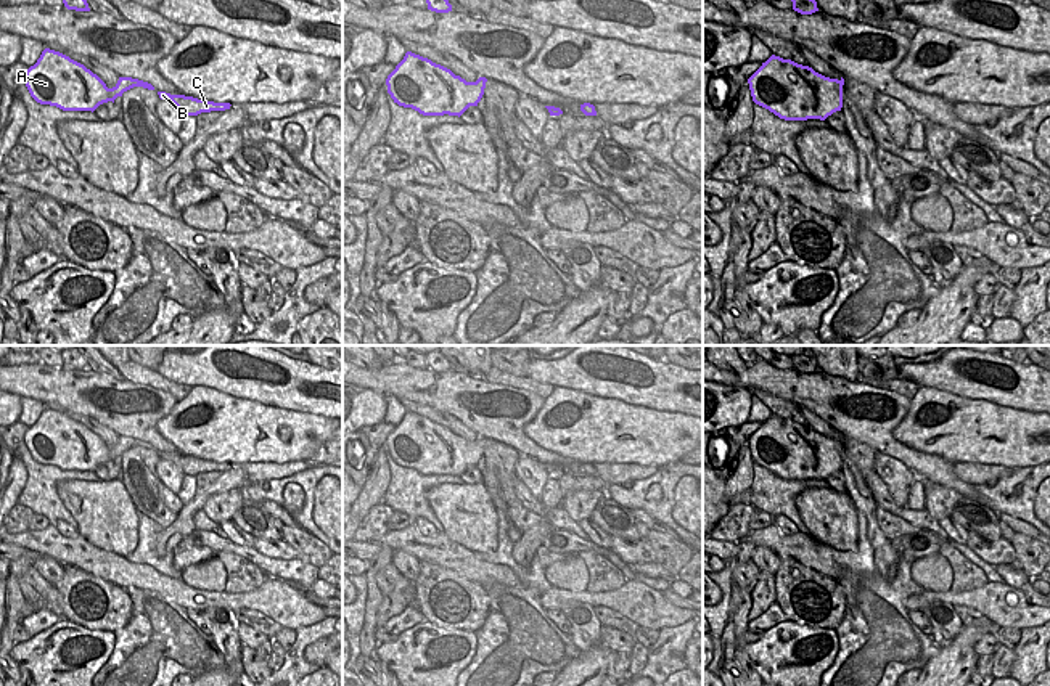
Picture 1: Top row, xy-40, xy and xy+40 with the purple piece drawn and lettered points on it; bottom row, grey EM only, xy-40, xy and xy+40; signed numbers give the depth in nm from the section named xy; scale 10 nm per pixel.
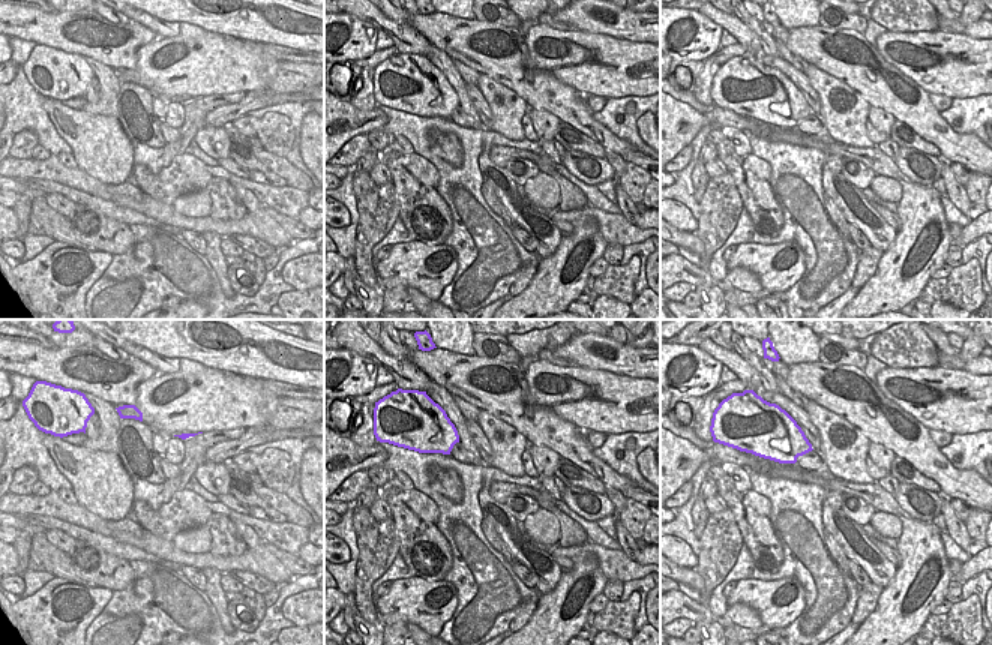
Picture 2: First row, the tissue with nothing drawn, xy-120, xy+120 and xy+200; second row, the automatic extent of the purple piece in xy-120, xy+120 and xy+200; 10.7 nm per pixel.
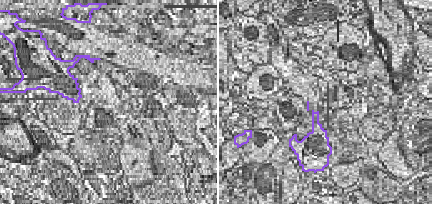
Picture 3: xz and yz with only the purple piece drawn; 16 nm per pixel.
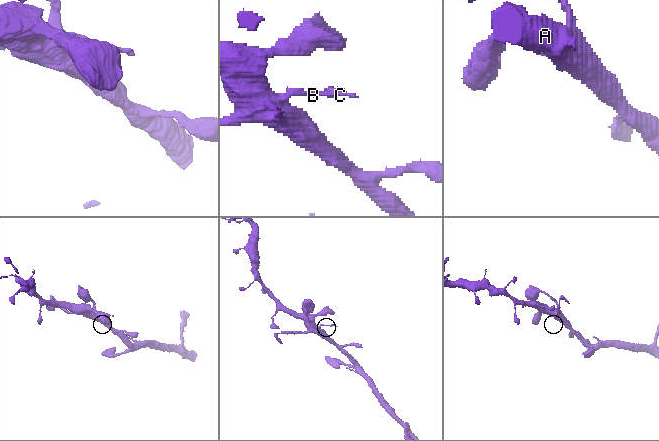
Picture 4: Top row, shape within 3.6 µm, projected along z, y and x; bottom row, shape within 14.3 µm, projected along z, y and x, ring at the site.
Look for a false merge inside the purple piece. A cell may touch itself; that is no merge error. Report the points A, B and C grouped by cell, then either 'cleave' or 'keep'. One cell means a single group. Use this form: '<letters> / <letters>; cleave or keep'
A B C; keep

